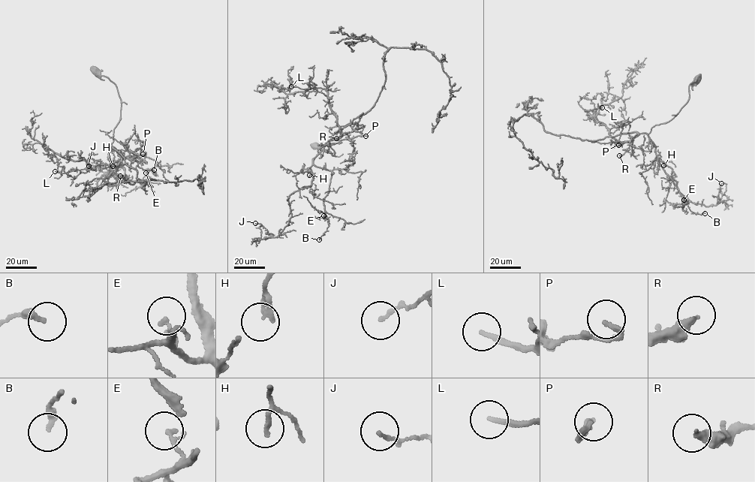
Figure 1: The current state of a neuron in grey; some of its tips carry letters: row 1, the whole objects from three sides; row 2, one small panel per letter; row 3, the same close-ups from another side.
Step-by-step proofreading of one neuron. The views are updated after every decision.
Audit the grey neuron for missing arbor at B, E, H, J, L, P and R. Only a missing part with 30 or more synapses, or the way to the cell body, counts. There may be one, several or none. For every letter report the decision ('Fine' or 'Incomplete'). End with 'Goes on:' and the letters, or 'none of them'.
B: Fine
E: Fine
H: Fine
J: Fine
L: Fine
P: Fine
R: Fine
Goes on: none of them

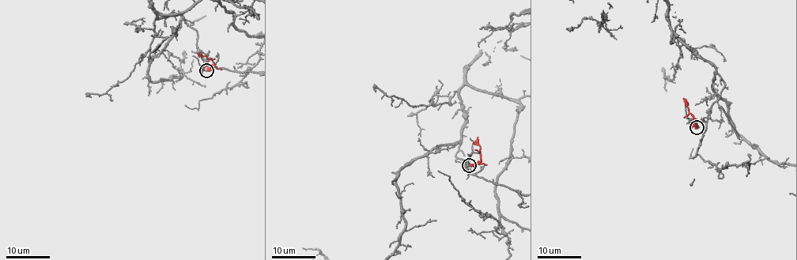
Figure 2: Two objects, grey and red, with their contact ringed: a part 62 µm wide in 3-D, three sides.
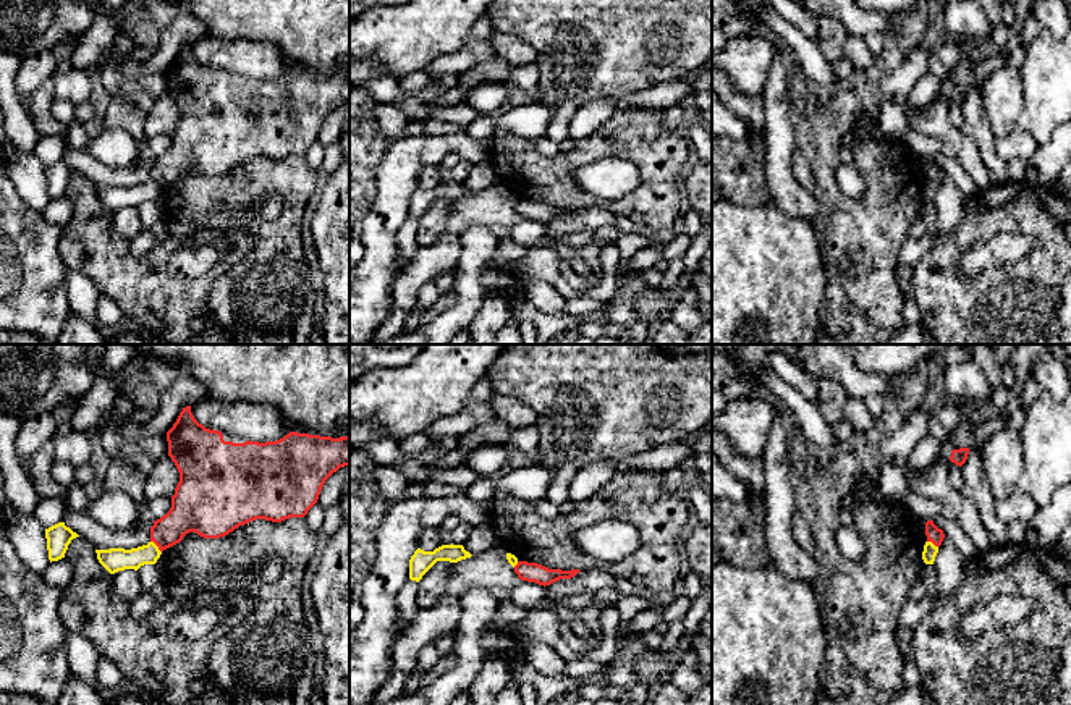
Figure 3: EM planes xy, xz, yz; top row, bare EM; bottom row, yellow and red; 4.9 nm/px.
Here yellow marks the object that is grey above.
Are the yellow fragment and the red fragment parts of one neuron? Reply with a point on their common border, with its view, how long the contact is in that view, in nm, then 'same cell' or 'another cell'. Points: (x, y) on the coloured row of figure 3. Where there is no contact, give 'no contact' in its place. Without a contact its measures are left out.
contact xy (157, 547); length 80 nm; another cell

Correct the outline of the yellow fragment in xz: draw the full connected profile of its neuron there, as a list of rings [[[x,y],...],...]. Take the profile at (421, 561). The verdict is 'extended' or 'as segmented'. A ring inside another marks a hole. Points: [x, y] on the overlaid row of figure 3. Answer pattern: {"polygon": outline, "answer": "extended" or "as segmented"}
{"polygon": [[[442,545],[434,551],[424,551],[417,548],[409,559],[409,579],[419,582],[422,576],[437,563],[450,561],[458,563],[471,558],[472,555],[464,550],[463,545]]], "answer": "as segmented"}

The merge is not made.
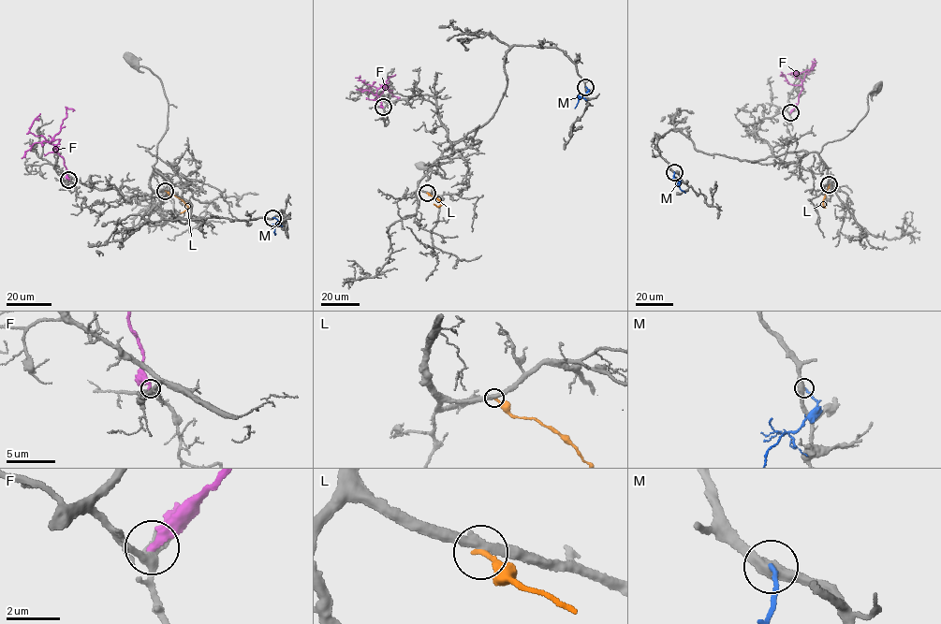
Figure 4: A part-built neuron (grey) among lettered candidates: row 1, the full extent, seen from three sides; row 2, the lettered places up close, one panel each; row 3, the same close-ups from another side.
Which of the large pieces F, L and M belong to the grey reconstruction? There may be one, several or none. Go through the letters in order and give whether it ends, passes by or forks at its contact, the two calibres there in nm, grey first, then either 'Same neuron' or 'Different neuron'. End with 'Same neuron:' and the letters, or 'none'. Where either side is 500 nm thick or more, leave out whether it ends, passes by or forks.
F: It ends there. Thickness 380 nm (grey) against 380 nm. Different neuron
L: It ends there. Thickness 340 nm (grey) against 180 nm. Different neuron
M: It ends there. Thickness 440 nm (grey) against 150 nm. Different neuron
Same neuron: none

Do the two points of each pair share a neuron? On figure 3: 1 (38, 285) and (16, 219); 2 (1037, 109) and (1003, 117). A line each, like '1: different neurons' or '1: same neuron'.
1: same neuron
2: different neurons

